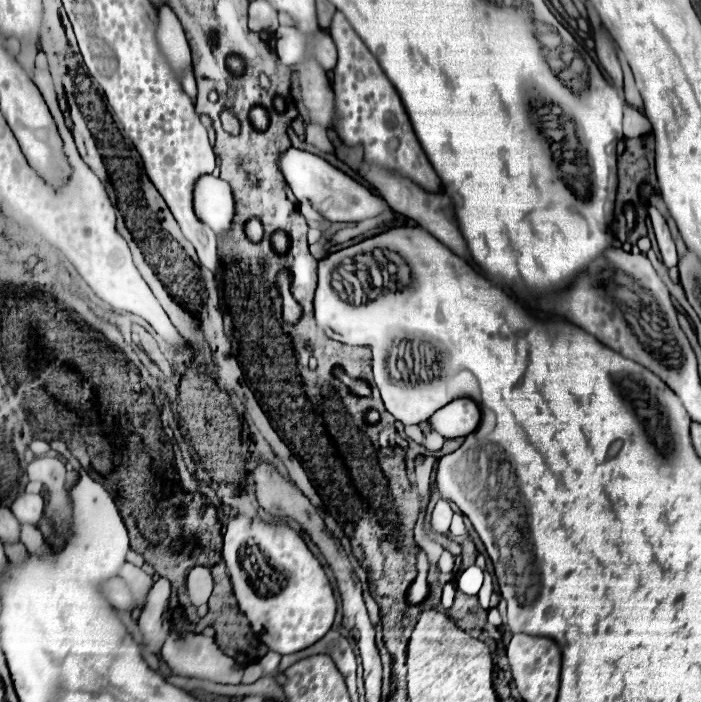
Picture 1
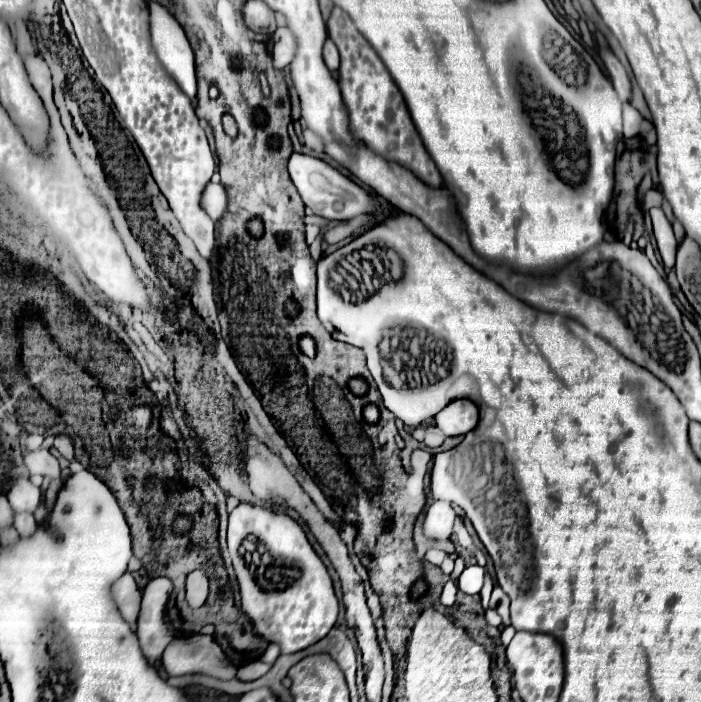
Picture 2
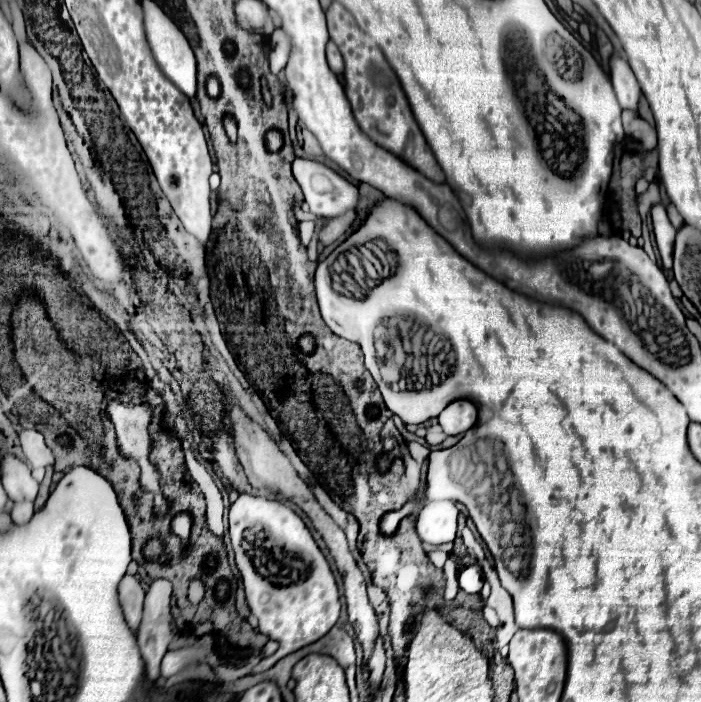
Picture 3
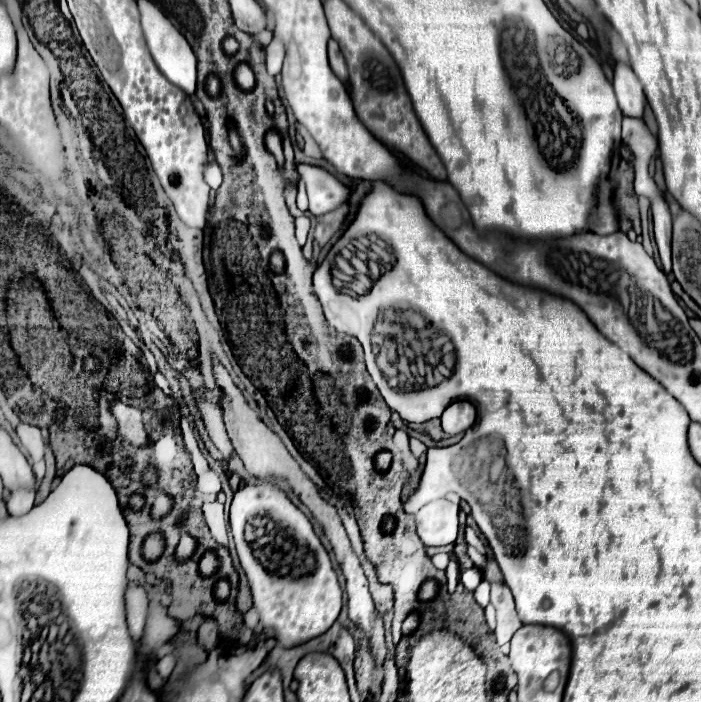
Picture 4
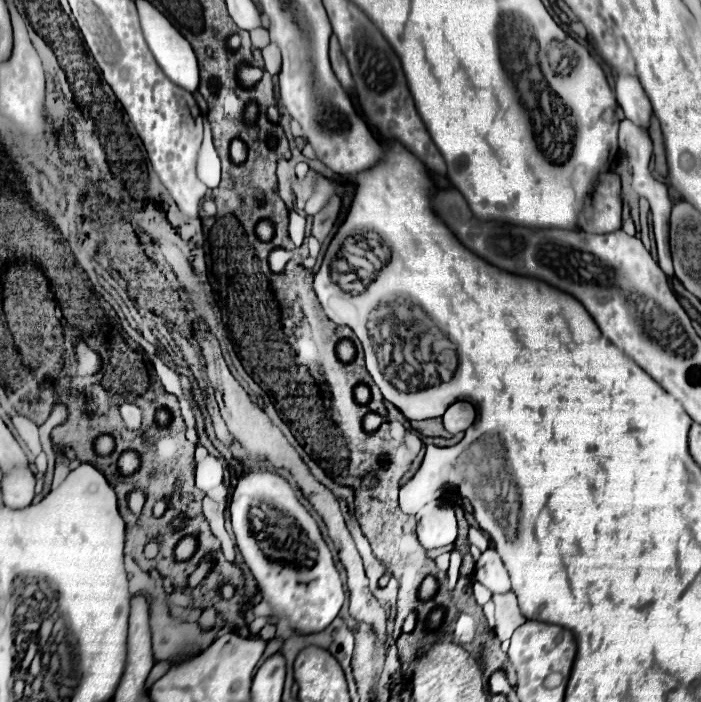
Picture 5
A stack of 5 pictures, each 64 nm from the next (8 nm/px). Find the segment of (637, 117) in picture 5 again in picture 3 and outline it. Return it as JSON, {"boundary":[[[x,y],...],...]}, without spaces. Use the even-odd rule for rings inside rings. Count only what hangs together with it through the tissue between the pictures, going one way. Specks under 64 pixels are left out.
{"boundary":[[[610,56],[610,78],[618,96],[618,102],[624,110],[638,110],[638,98],[640,98],[640,86],[636,82],[636,76],[632,74],[628,62],[624,62],[618,56]]]}

